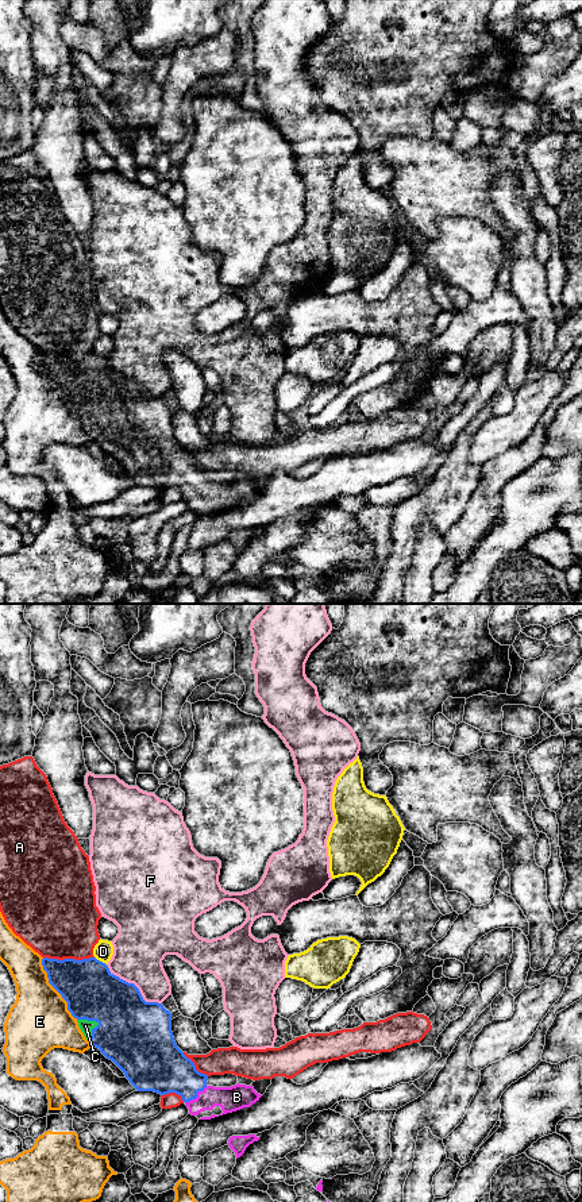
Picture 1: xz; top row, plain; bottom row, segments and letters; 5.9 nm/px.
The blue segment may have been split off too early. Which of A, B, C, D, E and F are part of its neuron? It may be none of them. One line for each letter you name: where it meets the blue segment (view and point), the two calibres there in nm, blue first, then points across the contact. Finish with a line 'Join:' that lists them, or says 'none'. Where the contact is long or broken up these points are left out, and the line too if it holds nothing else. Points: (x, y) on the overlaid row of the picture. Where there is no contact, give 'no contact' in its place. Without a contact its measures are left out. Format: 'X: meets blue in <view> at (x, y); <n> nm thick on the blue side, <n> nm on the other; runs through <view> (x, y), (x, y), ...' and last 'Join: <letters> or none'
B: meets blue in xz at (196, 1095); 300 nm thick on the blue side, 150 nm on the other; runs through xz (164, 1068), (173, 1073), (196, 1095), (236, 1097)
C: meets blue in xz at (95, 1020); 420 nm thick on the blue side, 70 nm on the other
Join: B, C

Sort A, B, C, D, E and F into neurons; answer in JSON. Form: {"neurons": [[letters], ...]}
{"neurons": [["A"], ["B", "C"], ["D"], ["E"], ["F"]]}

